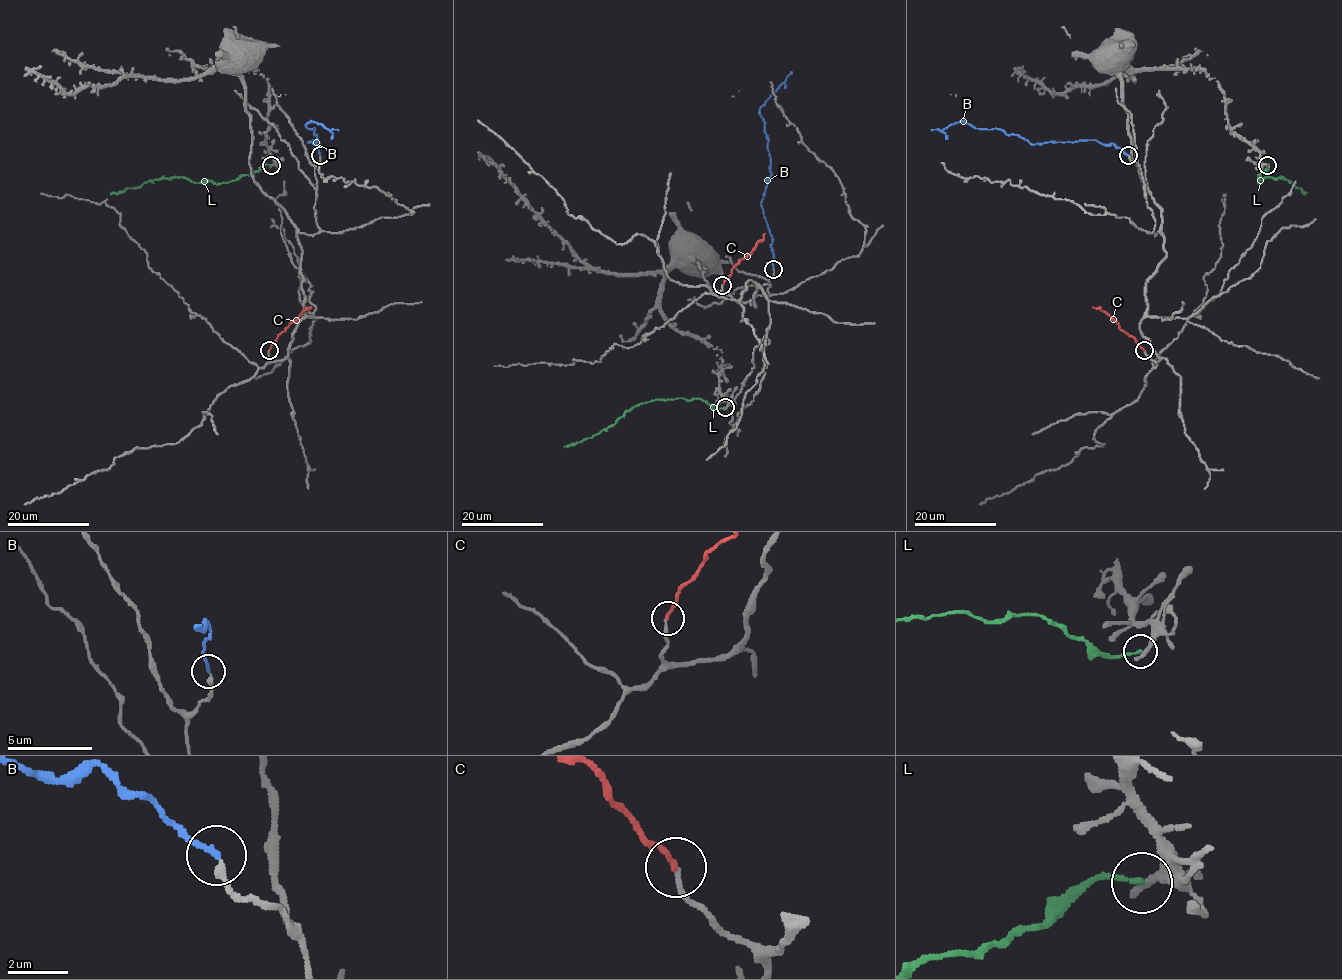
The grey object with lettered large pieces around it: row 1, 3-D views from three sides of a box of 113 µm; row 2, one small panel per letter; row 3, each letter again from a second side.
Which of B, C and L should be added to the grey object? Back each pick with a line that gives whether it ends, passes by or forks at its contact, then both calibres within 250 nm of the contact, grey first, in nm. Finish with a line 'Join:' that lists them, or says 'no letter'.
B: it ends; calibres 240 and 190 nm
C: it ends; calibres 170 and 180 nm
Join: B, C

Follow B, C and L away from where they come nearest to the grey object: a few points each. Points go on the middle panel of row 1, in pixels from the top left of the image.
B: (773, 269), (771, 235), (761, 204), (771, 171), (771, 159), (760, 108), (791, 71)
C: (722, 285), (765, 233)
L: (725, 407), (716, 408), (700, 399), (649, 401), (634, 406), (591, 438), (564, 446)

